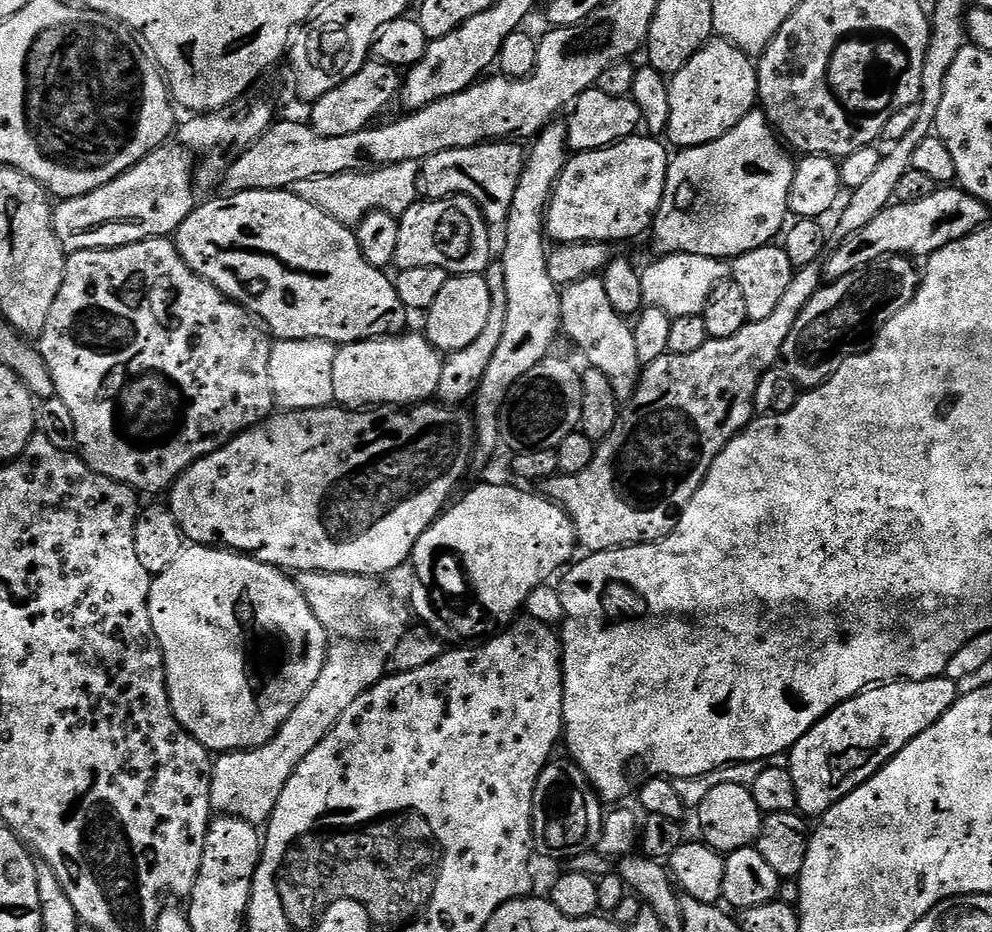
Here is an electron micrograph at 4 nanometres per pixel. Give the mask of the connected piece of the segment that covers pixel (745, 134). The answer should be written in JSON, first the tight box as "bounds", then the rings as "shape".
{"bounds":[650,110,797,261],"shape":[[[754,110],[750,114],[746,114],[746,118],[742,118],[742,122],[738,122],[738,126],[734,126],[734,130],[730,130],[722,138],[718,138],[714,142],[703,144],[697,148],[686,148],[677,151],[668,161],[664,197],[660,203],[659,210],[656,211],[656,218],[652,221],[650,229],[650,236],[656,239],[657,253],[685,252],[686,254],[702,254],[706,258],[731,261],[733,258],[746,254],[750,250],[765,248],[767,244],[773,243],[785,231],[786,221],[790,216],[788,199],[790,198],[790,186],[794,182],[794,174],[796,173],[797,166],[797,161],[795,159],[792,160],[791,155],[793,156],[793,153],[785,147],[781,137],[777,135],[772,125],[769,124],[768,117],[760,110]]]}

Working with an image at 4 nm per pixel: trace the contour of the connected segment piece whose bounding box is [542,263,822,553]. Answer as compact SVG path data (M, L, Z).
M819 263L799 269L770 318L751 321L730 338L709 338L706 346L694 350L694 354L669 354L658 358L641 371L631 400L620 409L614 430L597 443L594 462L590 462L582 474L557 474L543 481L543 495L567 510L576 531L576 543L581 549L588 548L584 550L594 553L628 548L631 544L654 544L672 533L690 498L698 494L718 454L722 454L725 446L752 423L758 382L771 368L777 367L780 351L786 338L790 338L790 330L794 330L794 322L798 322L798 314L806 310L810 298L814 298L821 286Z

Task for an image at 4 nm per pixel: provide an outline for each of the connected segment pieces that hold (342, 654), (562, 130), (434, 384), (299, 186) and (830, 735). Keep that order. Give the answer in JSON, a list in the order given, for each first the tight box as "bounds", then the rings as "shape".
[{"bounds":[210,644,378,826],"shape":[[[340,644],[328,652],[328,660],[323,661],[314,686],[294,706],[290,718],[282,722],[278,734],[257,748],[243,752],[226,752],[215,757],[212,765],[212,781],[210,782],[210,802],[213,813],[222,816],[242,818],[257,826],[267,825],[274,814],[274,806],[278,806],[278,798],[282,798],[282,790],[286,790],[286,782],[298,770],[302,758],[330,734],[330,730],[350,710],[350,706],[363,692],[376,683],[378,676],[372,660],[360,653],[356,644]]]},{"bounds":[474,122,570,464],"shape":[[[553,122],[547,128],[540,131],[539,136],[531,141],[532,149],[529,147],[526,152],[522,178],[518,180],[518,190],[514,190],[514,202],[510,202],[510,214],[502,225],[504,231],[504,277],[506,278],[506,330],[502,334],[502,343],[498,350],[494,350],[494,358],[486,369],[485,376],[478,386],[474,397],[474,419],[476,421],[476,451],[474,453],[475,463],[484,464],[499,449],[502,444],[500,435],[500,415],[504,409],[506,398],[510,390],[534,366],[549,359],[552,343],[562,332],[560,322],[560,288],[550,278],[548,269],[549,249],[544,248],[546,241],[546,217],[548,214],[548,203],[552,200],[552,192],[556,188],[558,178],[562,174],[564,165],[567,164],[570,155],[568,147],[568,126],[564,122]]]},{"bounds":[334,336,444,410],"shape":[[[379,336],[377,340],[359,340],[342,344],[334,358],[334,401],[341,408],[376,410],[381,406],[415,406],[431,401],[438,390],[438,378],[442,378],[444,356],[436,351],[427,336]]]},{"bounds":[294,160,421,226],"shape":[[[415,160],[398,162],[387,164],[384,168],[310,178],[295,184],[294,191],[298,198],[302,198],[302,202],[318,206],[330,214],[330,218],[349,226],[359,226],[371,212],[387,212],[389,216],[399,218],[406,210],[410,210],[410,206],[418,200],[420,170],[421,165]]]},{"bounds":[786,675,957,818],"shape":[[[942,675],[935,676],[929,680],[893,680],[886,684],[865,688],[863,692],[859,692],[854,698],[850,698],[846,702],[839,704],[833,712],[827,712],[827,714],[793,746],[790,755],[787,757],[787,760],[789,760],[786,760],[786,767],[794,778],[794,790],[798,790],[797,809],[808,818],[819,818],[823,816],[825,812],[830,811],[842,798],[846,798],[858,786],[865,784],[879,768],[894,759],[906,745],[914,742],[914,738],[918,738],[918,734],[930,730],[930,726],[934,726],[934,722],[938,722],[938,718],[942,718],[942,714],[946,714],[946,710],[950,710],[950,706],[954,706],[957,699],[956,681],[948,679],[947,675]]]}]

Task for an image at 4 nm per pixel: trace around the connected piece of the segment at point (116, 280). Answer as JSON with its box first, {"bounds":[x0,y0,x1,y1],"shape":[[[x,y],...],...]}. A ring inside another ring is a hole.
{"bounds":[38,238,274,494],"shape":[[[168,238],[143,240],[121,248],[71,253],[64,266],[62,290],[58,290],[58,298],[54,298],[54,306],[50,310],[50,318],[46,318],[44,331],[38,337],[40,353],[42,358],[46,358],[46,366],[50,366],[50,378],[54,378],[56,399],[66,402],[66,407],[74,417],[79,455],[98,474],[120,484],[129,484],[140,494],[167,493],[176,479],[194,462],[216,452],[224,444],[229,444],[235,436],[255,428],[273,415],[274,397],[270,382],[273,343],[273,337],[251,312],[247,312],[229,296],[223,296],[213,284],[206,282],[206,278],[194,274],[194,270],[186,266],[175,243]]]}

